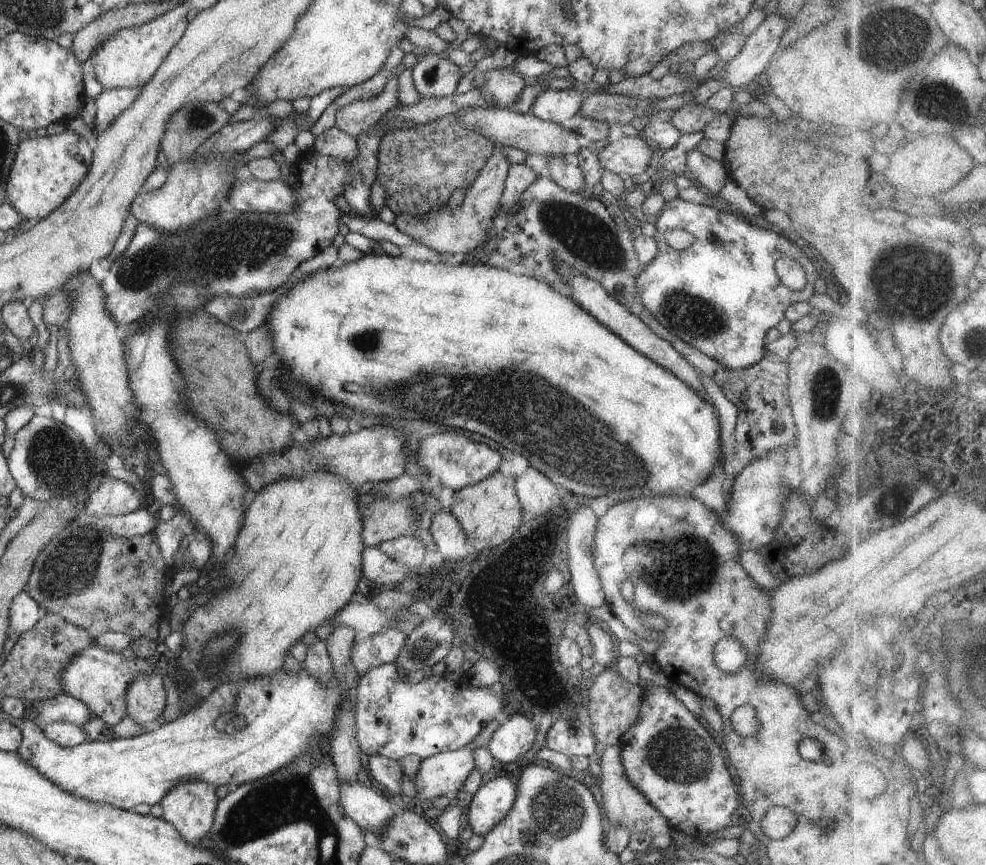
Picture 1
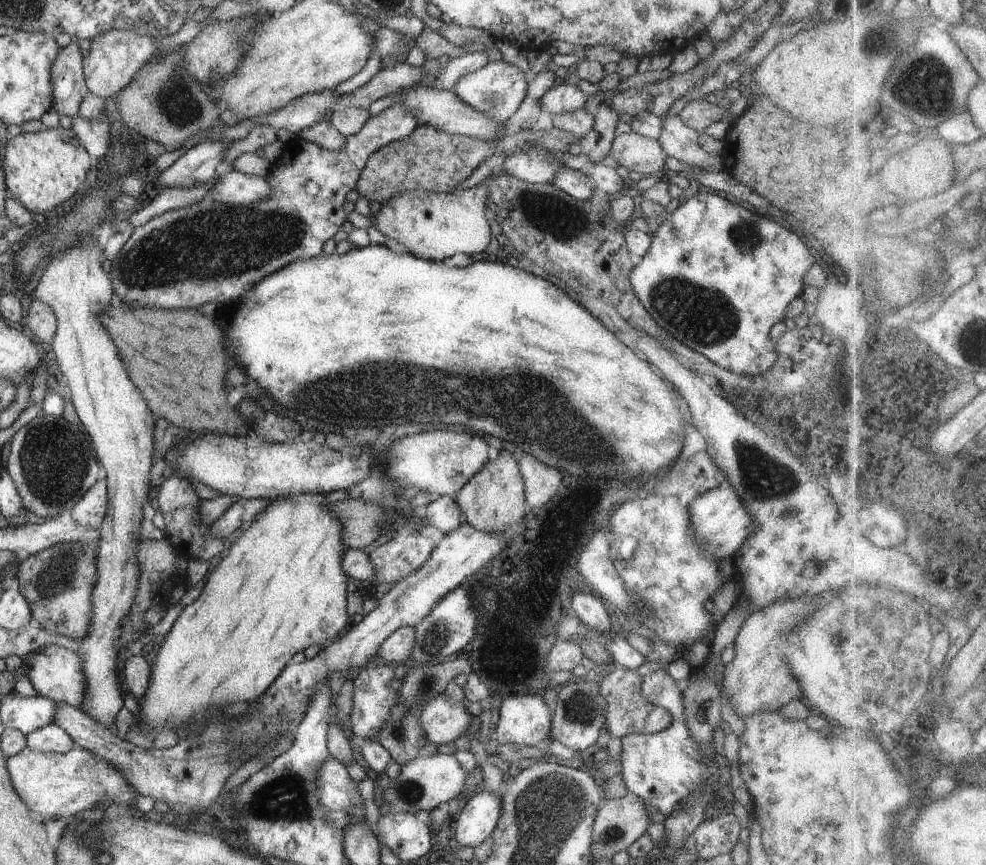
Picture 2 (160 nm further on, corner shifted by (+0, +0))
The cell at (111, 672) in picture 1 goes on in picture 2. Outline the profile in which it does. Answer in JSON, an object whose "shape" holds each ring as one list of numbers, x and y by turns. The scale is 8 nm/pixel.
{"shape":[[48,645,31,652,22,660,25,675,38,695,55,703,68,703,73,707,79,706,84,698,87,682,82,670,81,658,76,652,58,645]]}

